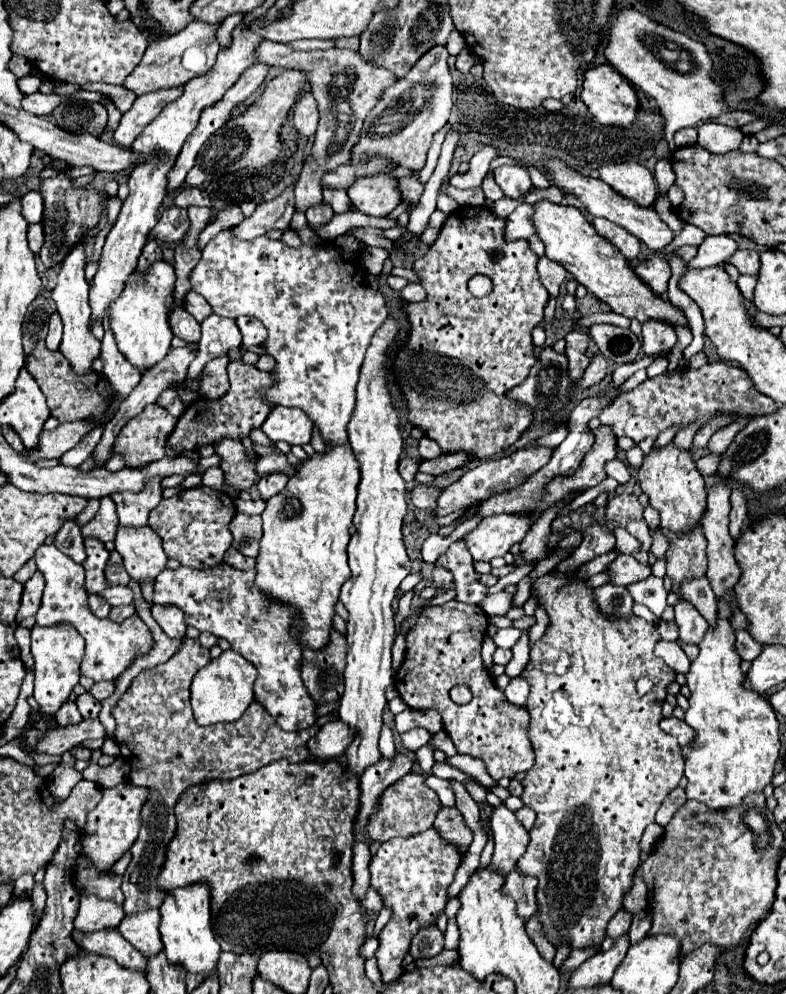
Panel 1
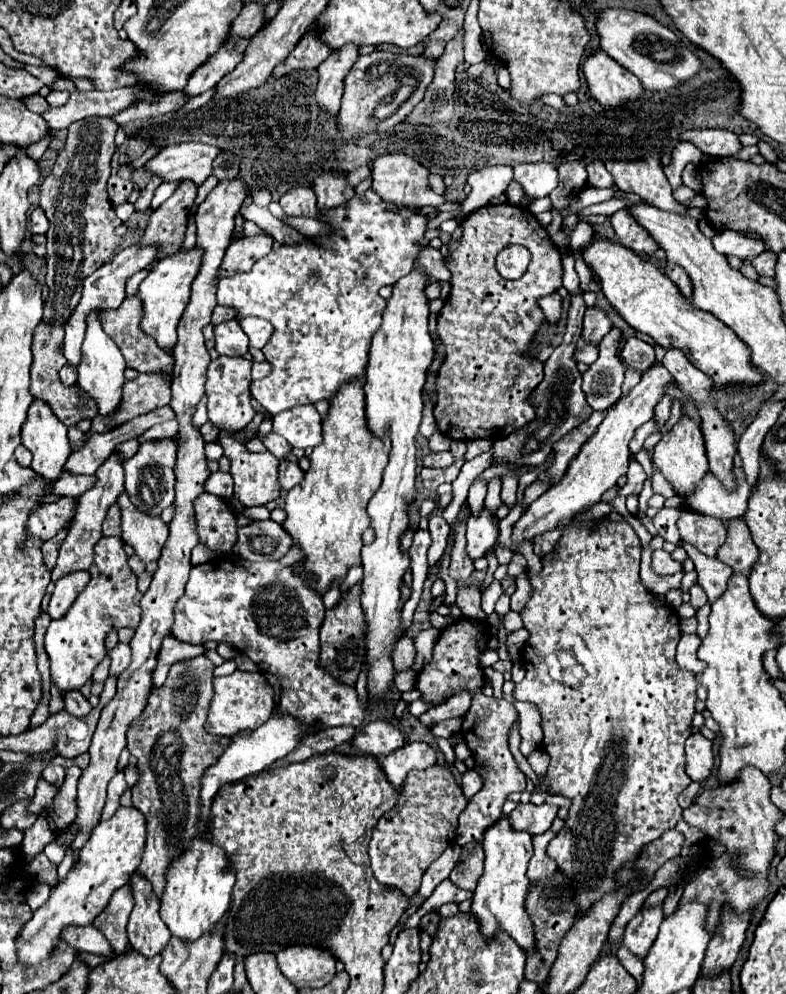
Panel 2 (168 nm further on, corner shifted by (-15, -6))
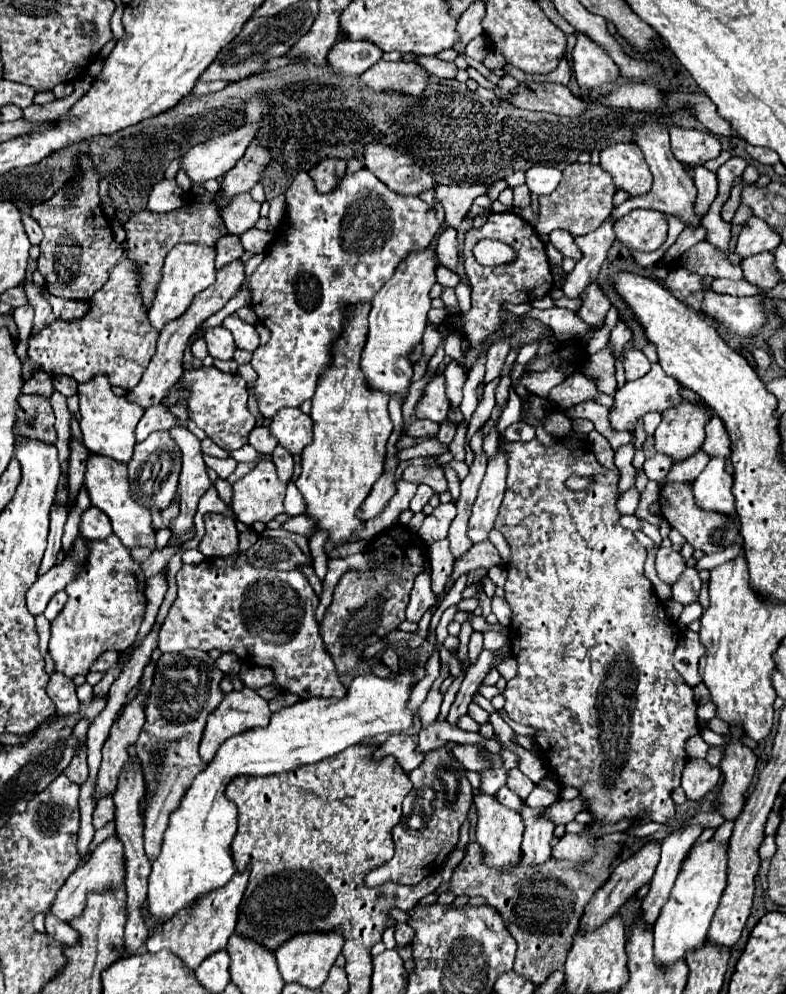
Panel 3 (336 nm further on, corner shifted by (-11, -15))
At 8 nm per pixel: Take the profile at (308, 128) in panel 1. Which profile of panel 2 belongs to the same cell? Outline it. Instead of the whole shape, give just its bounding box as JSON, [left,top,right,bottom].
[315,46,359,118]

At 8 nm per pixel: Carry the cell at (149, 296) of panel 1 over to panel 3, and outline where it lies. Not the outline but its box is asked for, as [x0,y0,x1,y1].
[149,243,215,329]

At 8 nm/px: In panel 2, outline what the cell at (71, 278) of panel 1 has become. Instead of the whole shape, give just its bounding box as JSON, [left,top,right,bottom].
[77,310,127,414]

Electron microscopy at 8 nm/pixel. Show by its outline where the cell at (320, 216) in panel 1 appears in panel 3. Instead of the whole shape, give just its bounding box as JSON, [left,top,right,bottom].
[309,159,345,193]

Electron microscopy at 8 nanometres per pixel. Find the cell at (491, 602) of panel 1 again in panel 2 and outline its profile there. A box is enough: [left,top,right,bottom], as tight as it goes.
[513,520,697,916]

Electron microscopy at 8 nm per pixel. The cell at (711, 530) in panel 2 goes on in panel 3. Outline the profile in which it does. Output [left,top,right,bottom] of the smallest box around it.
[659,483,739,553]

